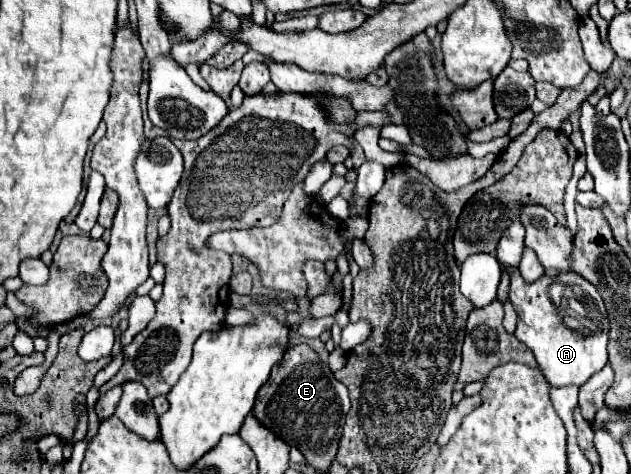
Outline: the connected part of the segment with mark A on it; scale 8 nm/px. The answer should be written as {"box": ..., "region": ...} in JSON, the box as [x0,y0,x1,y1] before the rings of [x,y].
{"box":[506,266,610,388],"region":[[[506,266],[506,270],[512,274],[510,300],[518,312],[518,326],[516,326],[514,336],[532,350],[538,366],[542,368],[544,376],[548,378],[548,382],[554,388],[562,388],[562,386],[570,386],[570,384],[582,386],[584,382],[588,382],[608,362],[608,352],[606,352],[606,342],[608,342],[608,332],[610,332],[608,318],[604,316],[604,312],[600,308],[598,310],[594,308],[592,318],[582,318],[582,322],[578,322],[580,328],[572,330],[562,322],[556,306],[552,304],[552,300],[548,296],[548,290],[554,282],[562,282],[566,286],[578,286],[584,292],[590,292],[590,290],[594,292],[594,286],[574,272],[572,274],[558,274],[556,278],[542,276],[540,280],[528,284],[520,276],[518,268]]]}

